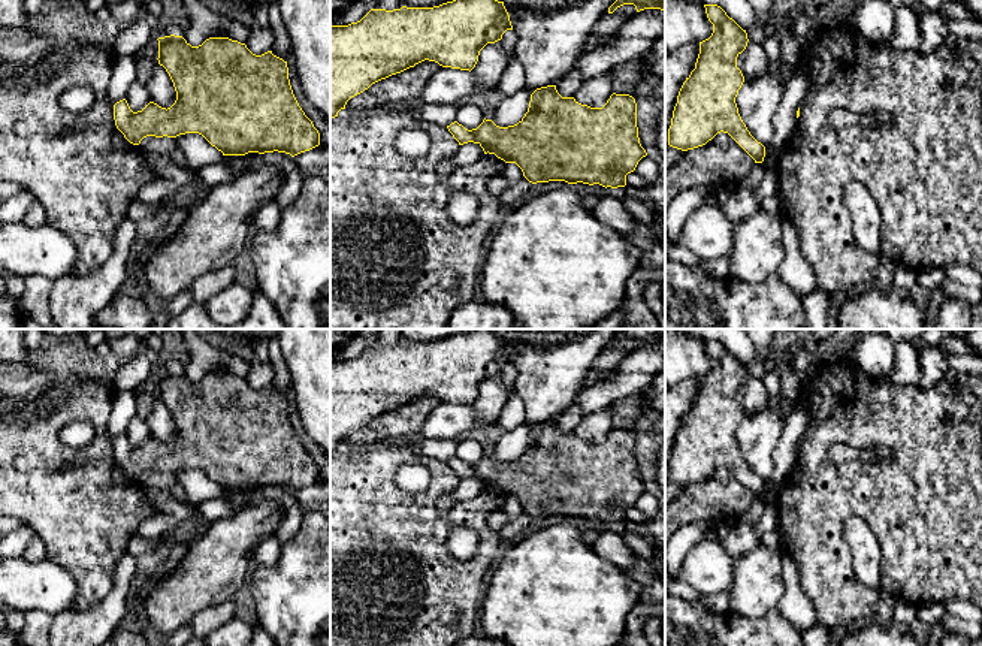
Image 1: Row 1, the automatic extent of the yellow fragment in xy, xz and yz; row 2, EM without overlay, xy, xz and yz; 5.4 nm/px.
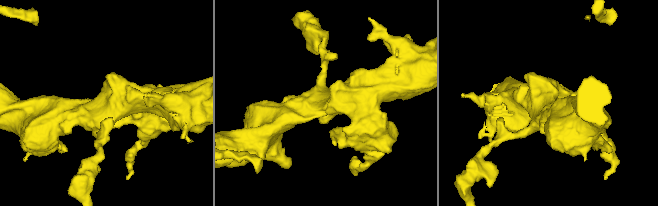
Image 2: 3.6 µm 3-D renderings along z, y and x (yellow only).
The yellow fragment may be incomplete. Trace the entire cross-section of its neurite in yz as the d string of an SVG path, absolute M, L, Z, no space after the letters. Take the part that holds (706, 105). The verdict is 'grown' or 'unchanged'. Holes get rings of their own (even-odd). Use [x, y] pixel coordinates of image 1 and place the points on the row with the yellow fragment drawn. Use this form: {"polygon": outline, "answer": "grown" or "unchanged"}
{"polygon": "M704 4L713 33L700 42L700 54L695 69L683 82L677 103L673 111L668 129L668 145L682 151L705 145L717 133L728 133L753 160L762 163L765 147L758 142L743 123L735 97L744 82L741 70L737 67L737 57L747 46L747 33L717 4Z", "answer": "unchanged"}

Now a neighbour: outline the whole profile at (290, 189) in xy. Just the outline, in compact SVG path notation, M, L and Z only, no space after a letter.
M265 153L260 154L259 162L278 164L282 169L285 178L277 191L275 202L281 209L291 205L300 196L306 172L300 170L294 159L285 153Z

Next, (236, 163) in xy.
M248 153L245 156L224 156L223 163L227 166L229 170L235 173L242 173L245 169L253 167L259 163L260 154L259 153Z

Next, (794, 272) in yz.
M780 214L782 230L785 233L785 259L777 271L780 281L797 296L804 299L815 292L816 278L800 250L800 238L794 224Z

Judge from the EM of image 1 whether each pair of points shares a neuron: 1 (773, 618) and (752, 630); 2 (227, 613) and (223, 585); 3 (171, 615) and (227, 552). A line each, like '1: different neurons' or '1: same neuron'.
1: same neuron
2: different neurons
3: same neuron

